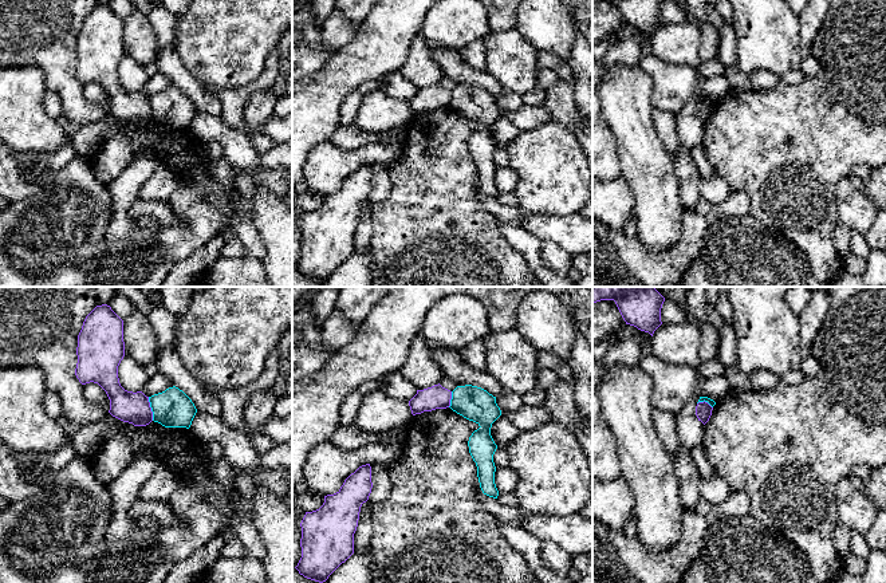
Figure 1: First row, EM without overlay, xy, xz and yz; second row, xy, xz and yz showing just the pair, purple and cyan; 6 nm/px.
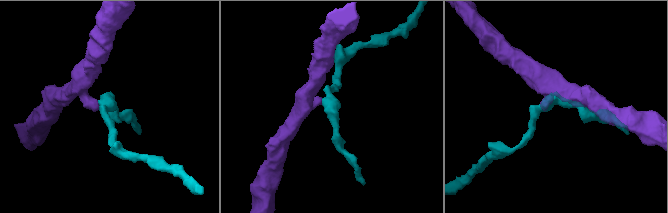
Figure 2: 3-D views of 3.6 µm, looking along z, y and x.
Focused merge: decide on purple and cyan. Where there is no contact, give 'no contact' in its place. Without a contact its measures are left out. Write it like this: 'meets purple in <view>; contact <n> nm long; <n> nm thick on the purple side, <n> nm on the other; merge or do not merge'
meets purple in xy; contact 150 nm long; 190 nm thick on the purple side, 220 nm on the other; do not merge

